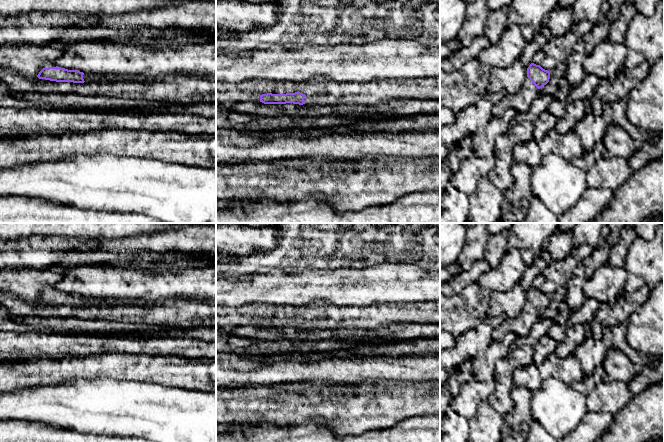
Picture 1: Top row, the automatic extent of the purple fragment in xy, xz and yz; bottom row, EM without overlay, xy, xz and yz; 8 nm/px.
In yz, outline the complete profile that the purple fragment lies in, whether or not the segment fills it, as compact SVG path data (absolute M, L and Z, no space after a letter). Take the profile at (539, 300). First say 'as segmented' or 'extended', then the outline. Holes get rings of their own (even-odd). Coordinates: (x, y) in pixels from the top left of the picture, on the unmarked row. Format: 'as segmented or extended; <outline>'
extended; M538 275L532 282L532 287L527 292L527 301L538 312L542 312L549 306L550 296L543 293L540 288L545 281L544 275Z

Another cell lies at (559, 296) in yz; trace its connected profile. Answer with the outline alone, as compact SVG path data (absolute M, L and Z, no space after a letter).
M560 287L556 292L550 296L549 306L539 313L541 318L548 318L553 320L557 314L557 307L560 302L565 301L565 296L567 294L566 287Z

